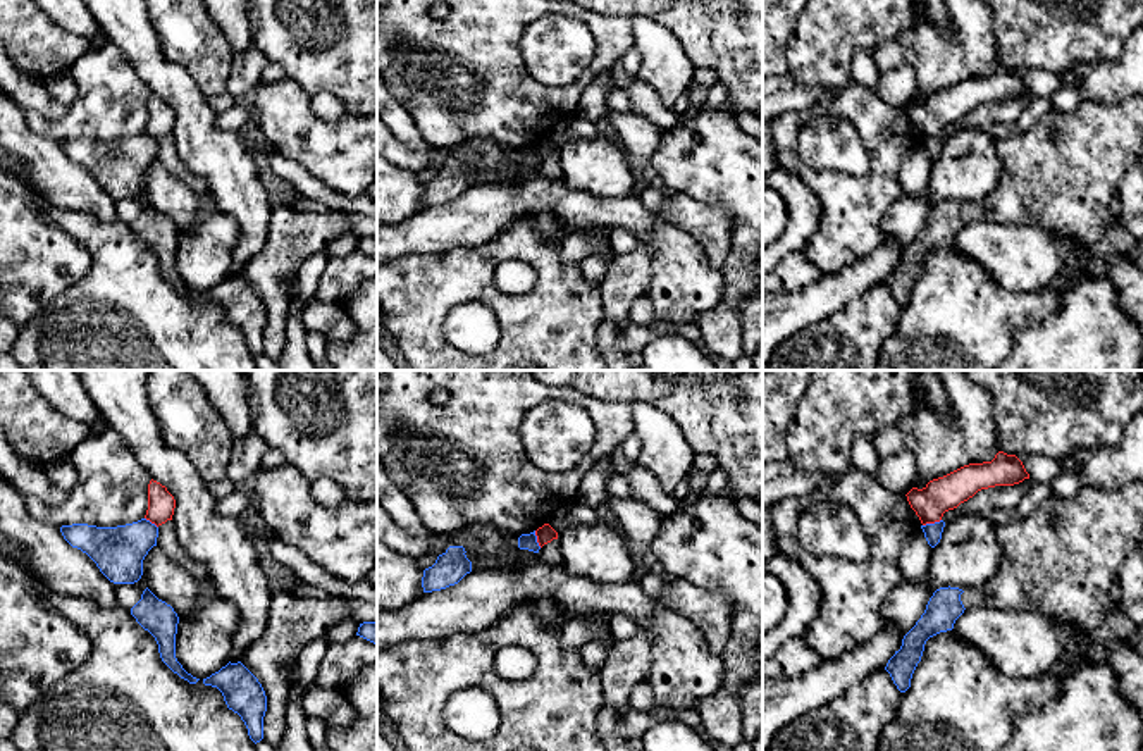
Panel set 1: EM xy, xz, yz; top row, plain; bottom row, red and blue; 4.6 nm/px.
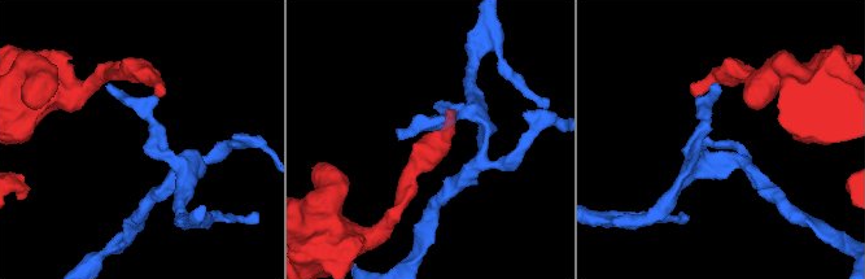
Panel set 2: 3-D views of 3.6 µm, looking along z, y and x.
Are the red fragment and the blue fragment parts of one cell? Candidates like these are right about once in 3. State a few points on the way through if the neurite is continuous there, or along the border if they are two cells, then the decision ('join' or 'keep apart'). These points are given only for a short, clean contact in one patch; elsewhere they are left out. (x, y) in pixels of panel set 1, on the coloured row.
border yz (940, 519), (923, 526); keep apart

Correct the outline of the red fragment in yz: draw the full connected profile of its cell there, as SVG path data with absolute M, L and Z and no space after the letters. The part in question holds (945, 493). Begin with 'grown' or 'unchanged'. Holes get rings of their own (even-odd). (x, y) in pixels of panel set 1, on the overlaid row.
unchanged; M998 451L992 462L969 463L943 477L930 481L923 489L912 487L905 496L921 524L940 522L943 513L957 508L978 491L995 486L1014 486L1029 479L1016 455Z

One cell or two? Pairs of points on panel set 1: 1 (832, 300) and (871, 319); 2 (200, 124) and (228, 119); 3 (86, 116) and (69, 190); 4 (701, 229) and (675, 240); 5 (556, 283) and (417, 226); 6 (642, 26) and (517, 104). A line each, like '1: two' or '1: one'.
1: two
2: two
3: two
4: two
5: two
6: two

